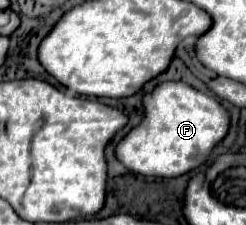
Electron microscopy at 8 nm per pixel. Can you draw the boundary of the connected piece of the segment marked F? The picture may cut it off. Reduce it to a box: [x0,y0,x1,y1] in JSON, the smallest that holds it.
[116,82,228,178]

